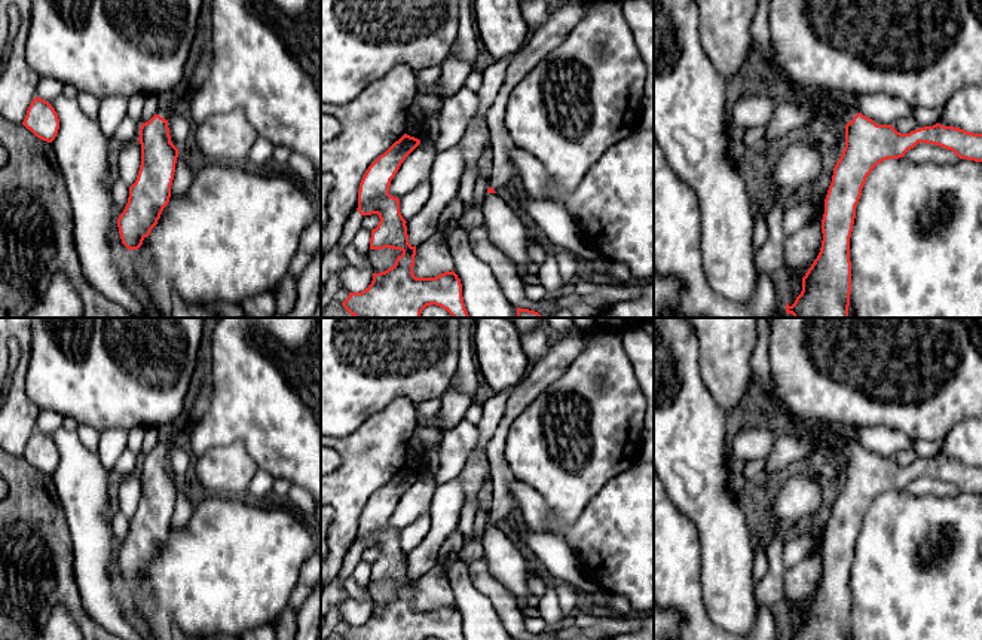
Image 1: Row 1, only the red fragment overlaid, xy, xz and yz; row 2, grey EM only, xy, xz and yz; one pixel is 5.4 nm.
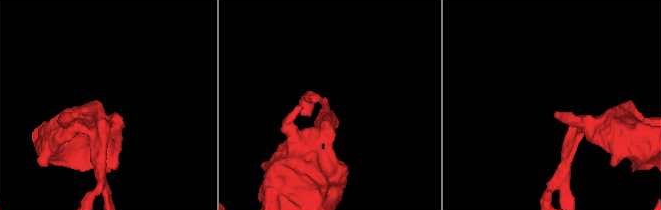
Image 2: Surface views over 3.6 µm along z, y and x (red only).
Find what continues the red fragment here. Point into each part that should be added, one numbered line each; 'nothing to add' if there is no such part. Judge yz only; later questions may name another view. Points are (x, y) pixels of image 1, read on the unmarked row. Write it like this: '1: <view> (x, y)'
1: yz (794, 446)

